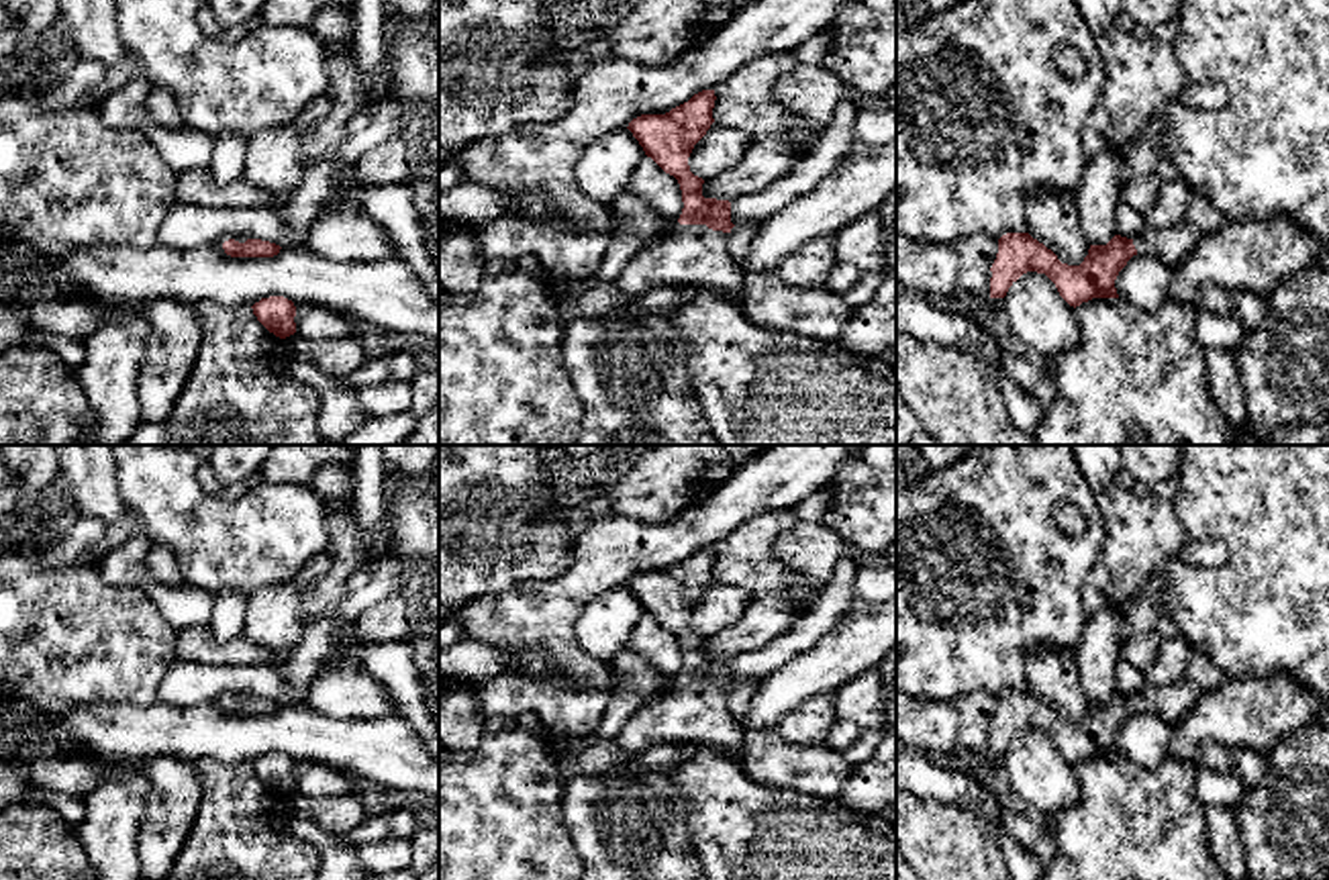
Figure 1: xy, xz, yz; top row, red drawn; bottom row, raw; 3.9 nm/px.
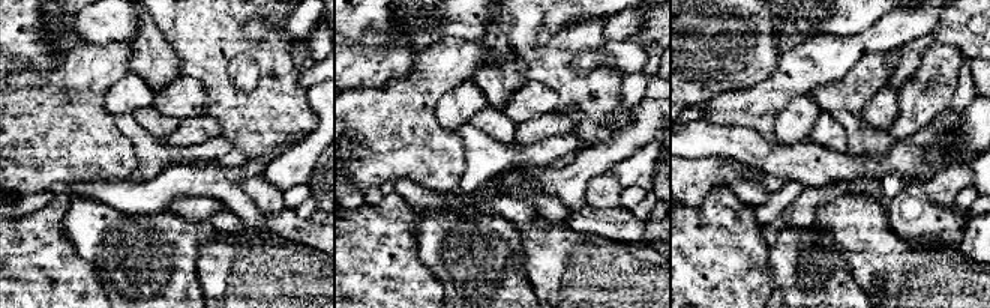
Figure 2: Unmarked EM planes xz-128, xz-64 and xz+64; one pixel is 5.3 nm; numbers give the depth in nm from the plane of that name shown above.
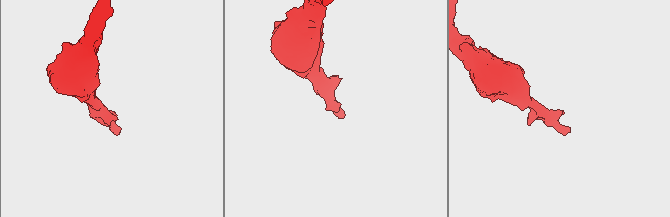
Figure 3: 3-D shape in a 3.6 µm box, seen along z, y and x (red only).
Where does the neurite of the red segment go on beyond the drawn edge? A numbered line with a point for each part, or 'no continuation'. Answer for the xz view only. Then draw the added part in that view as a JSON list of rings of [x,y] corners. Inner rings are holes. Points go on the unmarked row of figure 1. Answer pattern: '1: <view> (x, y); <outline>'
1: xz (695, 713); [[[676,682],[661,698],[635,713],[614,737],[631,757],[661,741],[692,743],[741,757],[745,731],[727,711],[727,692],[706,682]]]

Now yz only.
1: yz (1172, 703); [[[1184,678],[1162,688],[1145,684],[1137,694],[1133,694],[1133,702],[1137,713],[1155,713],[1172,727],[1178,727],[1200,696],[1202,690]]]

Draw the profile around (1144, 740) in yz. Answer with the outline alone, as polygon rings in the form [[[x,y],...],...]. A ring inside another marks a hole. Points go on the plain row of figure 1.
[[[1133,713],[1119,729],[1115,745],[1121,757],[1153,770],[1170,755],[1174,727],[1155,713]]]

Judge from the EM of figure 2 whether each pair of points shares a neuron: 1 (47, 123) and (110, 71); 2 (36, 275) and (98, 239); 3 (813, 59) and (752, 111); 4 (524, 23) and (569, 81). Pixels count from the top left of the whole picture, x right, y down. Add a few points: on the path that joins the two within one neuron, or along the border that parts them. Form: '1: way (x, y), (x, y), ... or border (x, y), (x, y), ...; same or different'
1: way (63, 113), (93, 80); same
2: border (63, 218), (63, 235), (93, 266), (98, 278); different
3: way (798, 72), (767, 99); same
4: way (524, 39), (534, 56), (542, 56), (552, 66); same

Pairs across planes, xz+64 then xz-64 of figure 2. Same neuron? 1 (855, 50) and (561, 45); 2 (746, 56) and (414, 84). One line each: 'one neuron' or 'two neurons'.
1: two neurons
2: two neurons

